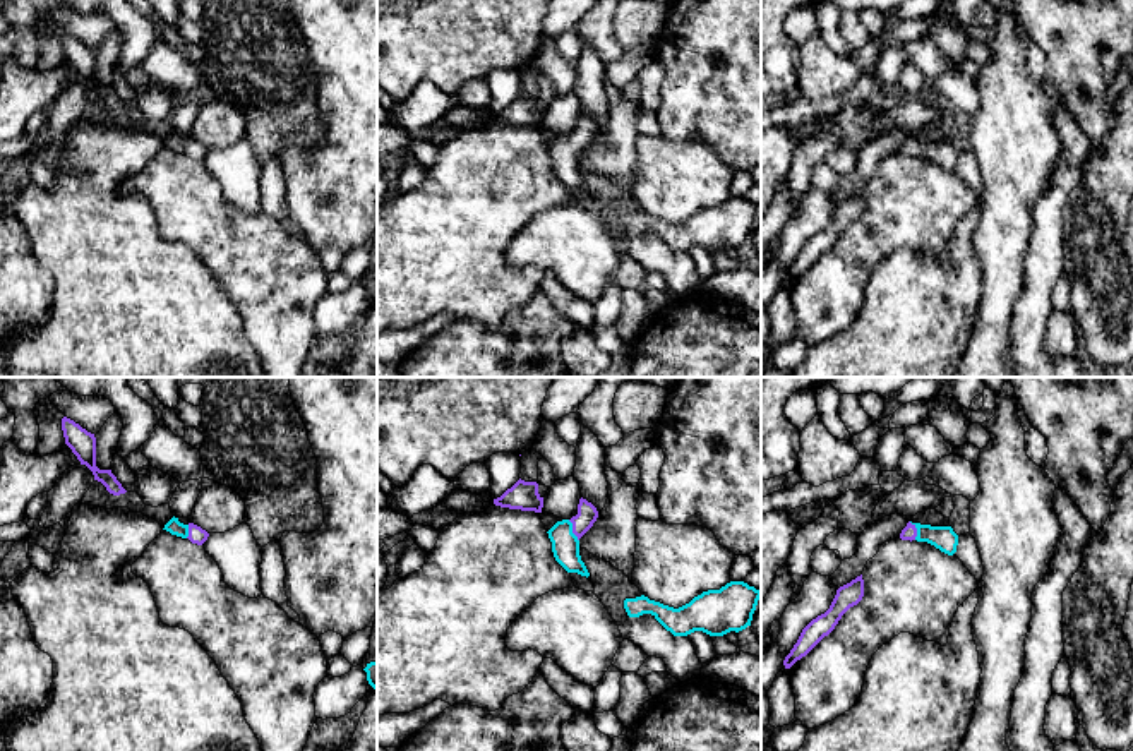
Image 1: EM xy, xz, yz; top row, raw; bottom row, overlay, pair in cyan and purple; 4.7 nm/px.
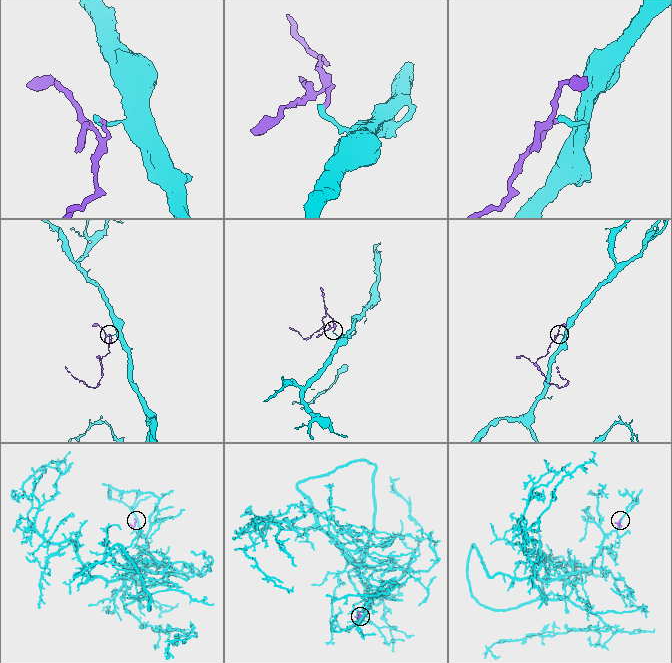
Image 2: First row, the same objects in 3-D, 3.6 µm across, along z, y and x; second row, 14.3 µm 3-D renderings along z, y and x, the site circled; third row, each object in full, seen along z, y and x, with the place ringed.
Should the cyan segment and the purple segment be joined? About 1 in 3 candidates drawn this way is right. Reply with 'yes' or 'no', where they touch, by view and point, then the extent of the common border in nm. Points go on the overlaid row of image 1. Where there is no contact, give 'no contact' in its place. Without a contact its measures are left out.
yes; contact xz (571, 530); length 120 nm

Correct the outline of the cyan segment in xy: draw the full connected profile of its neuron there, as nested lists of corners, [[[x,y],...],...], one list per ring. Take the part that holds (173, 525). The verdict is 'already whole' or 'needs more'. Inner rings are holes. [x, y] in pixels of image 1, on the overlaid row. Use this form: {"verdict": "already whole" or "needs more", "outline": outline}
{"verdict": "needs more", "outline": [[[175,516],[165,525],[163,530],[177,537],[189,538],[192,544],[197,544],[197,545],[202,545],[209,537],[209,533],[201,526],[194,523],[183,525]]]}

